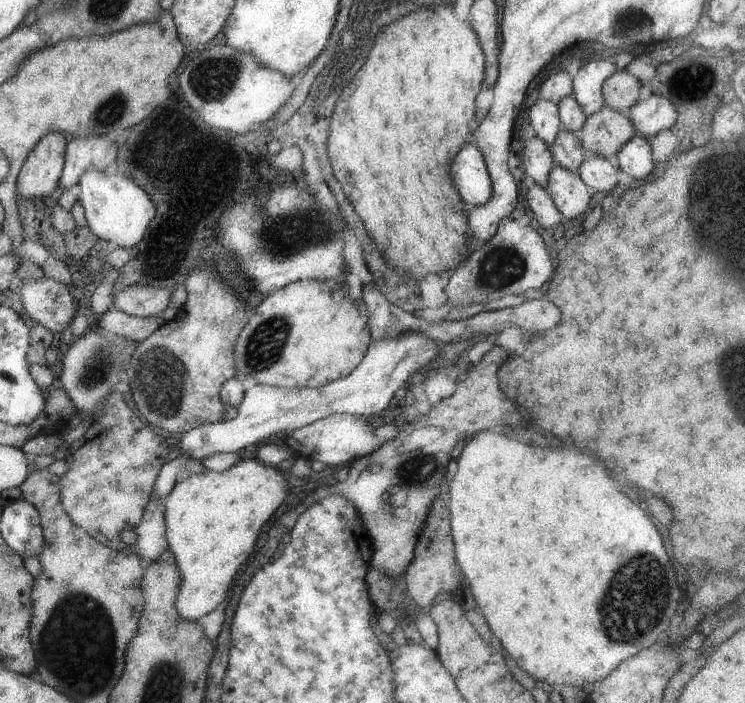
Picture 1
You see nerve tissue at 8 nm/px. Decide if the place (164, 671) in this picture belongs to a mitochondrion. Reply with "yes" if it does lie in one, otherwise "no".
yes

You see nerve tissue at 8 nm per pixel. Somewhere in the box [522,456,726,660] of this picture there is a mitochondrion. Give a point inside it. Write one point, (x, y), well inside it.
(624, 623)

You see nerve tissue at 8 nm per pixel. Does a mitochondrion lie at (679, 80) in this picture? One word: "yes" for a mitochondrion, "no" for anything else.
yes

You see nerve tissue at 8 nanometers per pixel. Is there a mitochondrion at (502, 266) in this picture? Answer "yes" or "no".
yes

